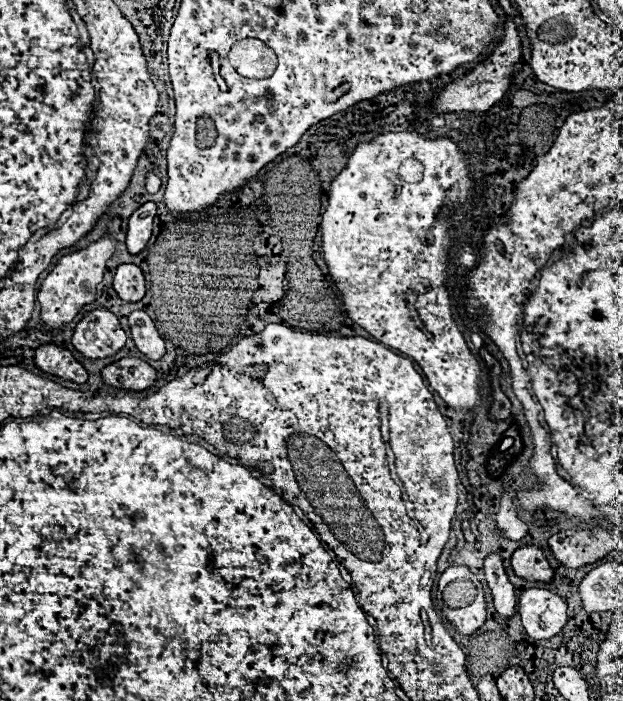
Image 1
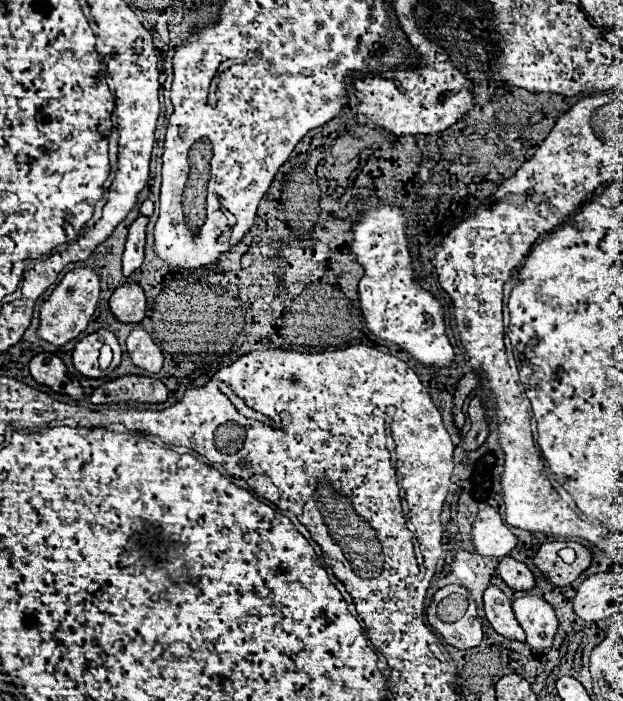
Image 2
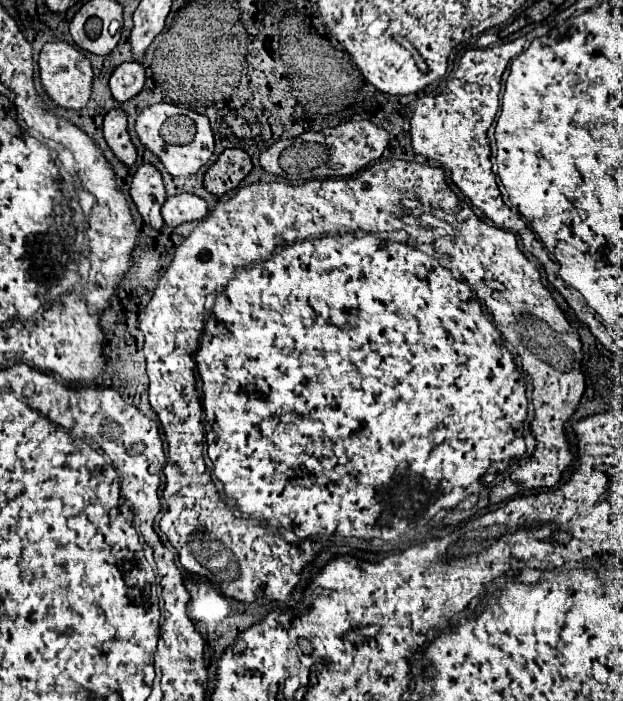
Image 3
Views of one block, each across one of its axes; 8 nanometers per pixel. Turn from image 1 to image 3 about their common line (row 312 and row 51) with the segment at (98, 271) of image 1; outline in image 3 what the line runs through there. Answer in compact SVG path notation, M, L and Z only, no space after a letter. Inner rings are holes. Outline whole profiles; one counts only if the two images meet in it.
M48 42L40 52L40 80L44 94L60 108L82 110L88 104L92 90L92 66L84 54L80 54L68 42Z

